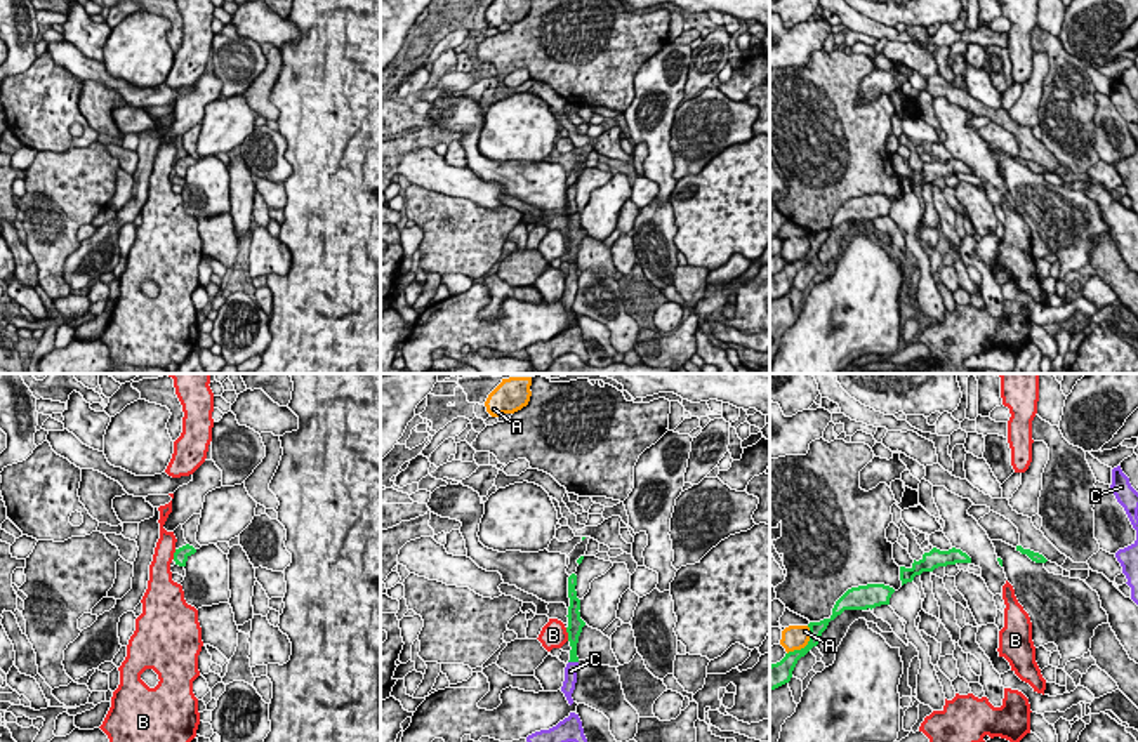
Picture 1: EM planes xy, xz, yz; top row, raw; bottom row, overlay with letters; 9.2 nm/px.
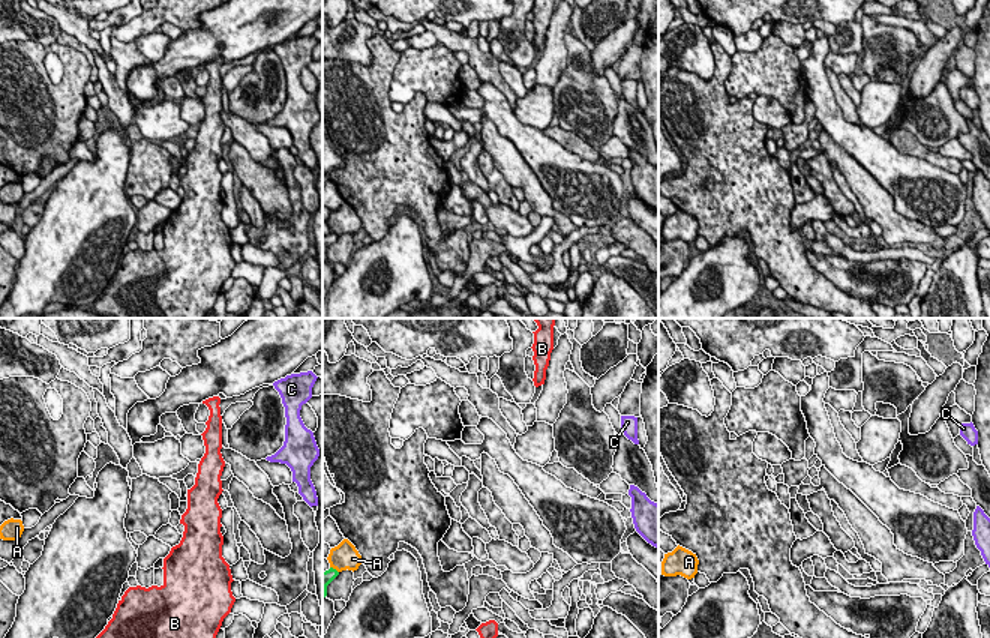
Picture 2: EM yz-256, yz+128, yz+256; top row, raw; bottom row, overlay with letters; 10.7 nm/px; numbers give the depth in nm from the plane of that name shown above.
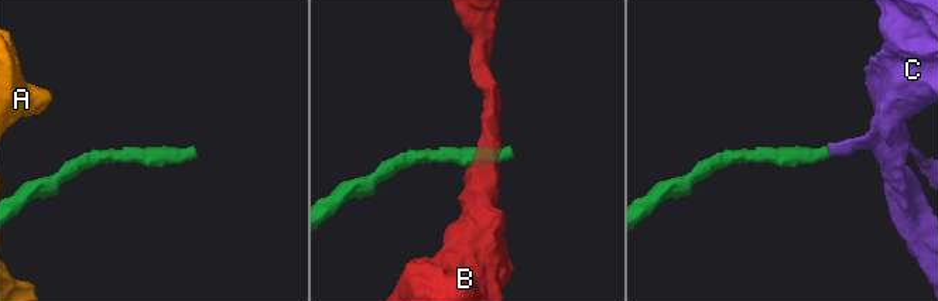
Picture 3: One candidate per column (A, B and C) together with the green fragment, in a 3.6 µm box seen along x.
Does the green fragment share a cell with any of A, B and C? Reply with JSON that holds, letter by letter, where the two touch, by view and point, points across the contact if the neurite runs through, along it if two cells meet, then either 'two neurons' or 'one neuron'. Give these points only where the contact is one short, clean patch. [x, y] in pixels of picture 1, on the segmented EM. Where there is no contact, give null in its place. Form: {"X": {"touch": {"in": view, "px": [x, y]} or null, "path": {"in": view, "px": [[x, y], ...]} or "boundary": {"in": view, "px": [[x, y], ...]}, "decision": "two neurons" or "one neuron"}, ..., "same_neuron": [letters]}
{"A": {"touch": {"in": "yz", "px": [807, 645]}, "decision": "two neurons"}, "B": {"touch": {"in": "xz", "px": [568, 635]}, "boundary": {"in": "xz", "px": [[565, 628], [568, 640]]}, "decision": "two neurons"}, "C": {"touch": {"in": "xz", "px": [574, 661]}, "path": {"in": "xz", "px": [[574, 635], [574, 661], [570, 671]]}, "decision": "one neuron"}, "same_neuron": ["C"]}

